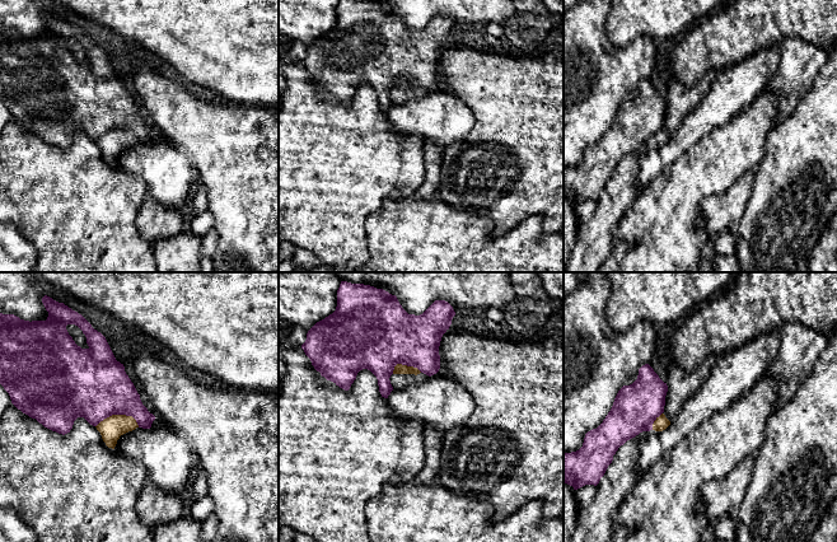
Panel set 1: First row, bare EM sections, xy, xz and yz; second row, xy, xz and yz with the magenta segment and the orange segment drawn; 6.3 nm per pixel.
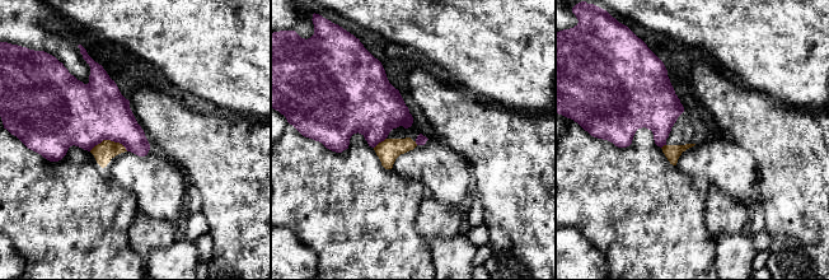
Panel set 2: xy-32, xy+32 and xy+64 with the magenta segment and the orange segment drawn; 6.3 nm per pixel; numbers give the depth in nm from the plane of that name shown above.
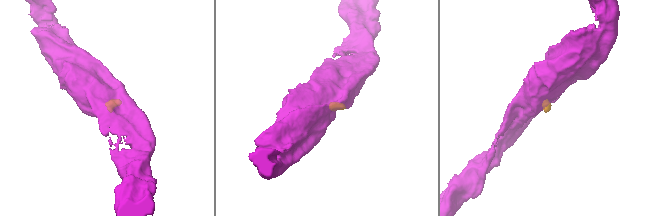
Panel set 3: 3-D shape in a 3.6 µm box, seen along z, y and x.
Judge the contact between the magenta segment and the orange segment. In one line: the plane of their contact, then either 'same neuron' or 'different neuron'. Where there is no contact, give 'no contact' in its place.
contact in xy; different neuron

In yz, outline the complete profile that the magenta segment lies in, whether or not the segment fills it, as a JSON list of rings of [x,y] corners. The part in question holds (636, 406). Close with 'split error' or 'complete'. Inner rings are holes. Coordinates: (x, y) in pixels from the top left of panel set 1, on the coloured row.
[[[649,364],[642,365],[637,379],[618,391],[603,422],[585,434],[583,447],[576,452],[564,453],[564,483],[572,486],[574,490],[585,485],[597,486],[618,448],[640,433],[653,430],[654,421],[664,412],[667,392],[667,383]]]; complete

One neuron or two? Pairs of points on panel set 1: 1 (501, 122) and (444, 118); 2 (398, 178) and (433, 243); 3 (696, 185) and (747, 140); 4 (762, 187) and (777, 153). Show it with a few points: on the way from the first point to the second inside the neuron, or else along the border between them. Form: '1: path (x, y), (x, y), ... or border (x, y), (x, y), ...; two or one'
1: border (457, 96), (471, 110), (473, 126), (453, 143); two
2: border (420, 190), (405, 196), (388, 196), (379, 208); two
3: path (709, 172), (734, 149); one
4: path (771, 178), (777, 172), (777, 162); one

